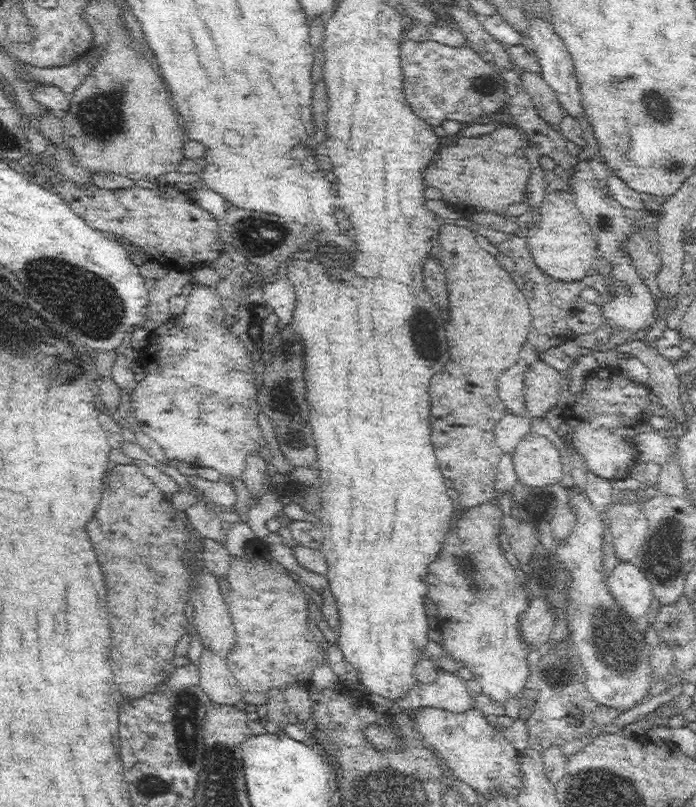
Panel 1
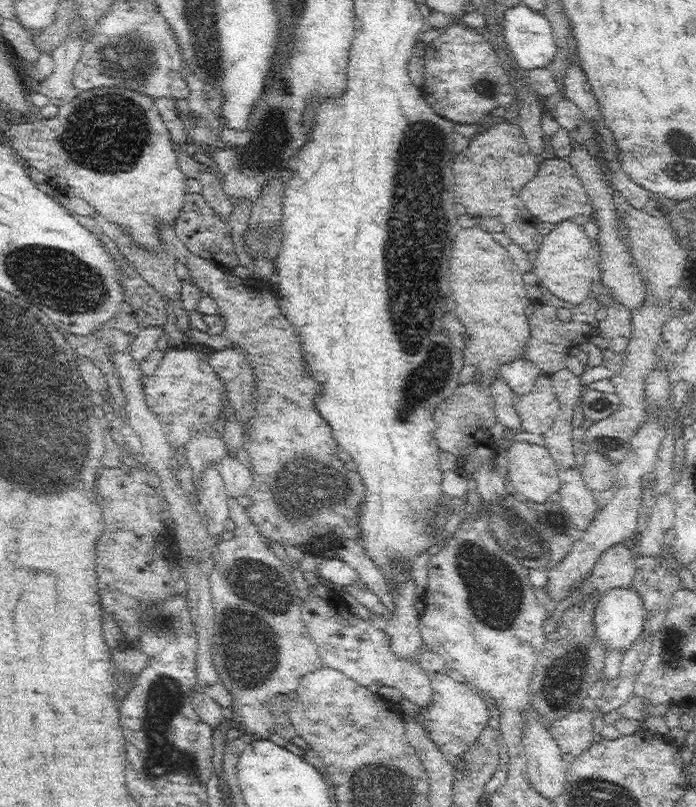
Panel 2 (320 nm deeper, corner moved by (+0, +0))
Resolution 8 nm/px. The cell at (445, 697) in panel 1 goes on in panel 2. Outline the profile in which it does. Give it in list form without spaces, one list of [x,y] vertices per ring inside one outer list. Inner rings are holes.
[[[445,671],[432,674],[430,680],[431,703],[425,712],[421,710],[425,727],[454,766],[456,762],[460,762],[460,756],[464,754],[464,750],[476,742],[480,730],[488,723],[490,712],[484,699],[472,690],[469,681],[456,682],[454,678],[446,675]]]

